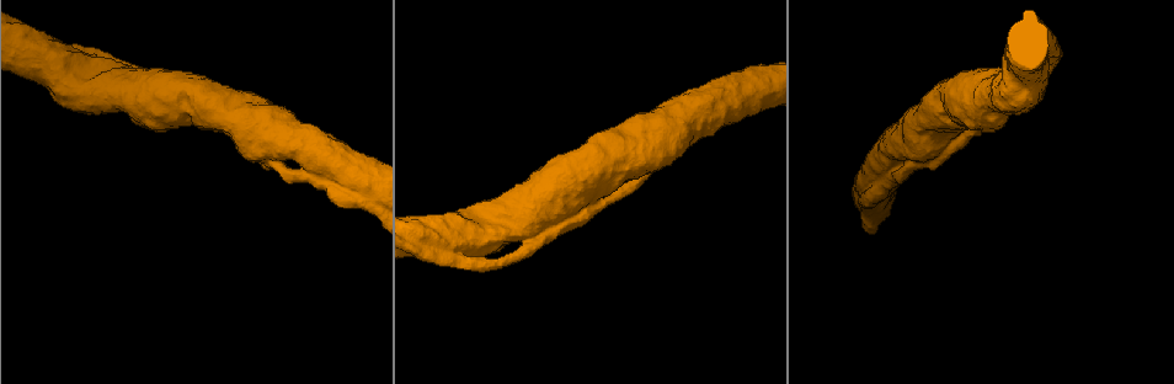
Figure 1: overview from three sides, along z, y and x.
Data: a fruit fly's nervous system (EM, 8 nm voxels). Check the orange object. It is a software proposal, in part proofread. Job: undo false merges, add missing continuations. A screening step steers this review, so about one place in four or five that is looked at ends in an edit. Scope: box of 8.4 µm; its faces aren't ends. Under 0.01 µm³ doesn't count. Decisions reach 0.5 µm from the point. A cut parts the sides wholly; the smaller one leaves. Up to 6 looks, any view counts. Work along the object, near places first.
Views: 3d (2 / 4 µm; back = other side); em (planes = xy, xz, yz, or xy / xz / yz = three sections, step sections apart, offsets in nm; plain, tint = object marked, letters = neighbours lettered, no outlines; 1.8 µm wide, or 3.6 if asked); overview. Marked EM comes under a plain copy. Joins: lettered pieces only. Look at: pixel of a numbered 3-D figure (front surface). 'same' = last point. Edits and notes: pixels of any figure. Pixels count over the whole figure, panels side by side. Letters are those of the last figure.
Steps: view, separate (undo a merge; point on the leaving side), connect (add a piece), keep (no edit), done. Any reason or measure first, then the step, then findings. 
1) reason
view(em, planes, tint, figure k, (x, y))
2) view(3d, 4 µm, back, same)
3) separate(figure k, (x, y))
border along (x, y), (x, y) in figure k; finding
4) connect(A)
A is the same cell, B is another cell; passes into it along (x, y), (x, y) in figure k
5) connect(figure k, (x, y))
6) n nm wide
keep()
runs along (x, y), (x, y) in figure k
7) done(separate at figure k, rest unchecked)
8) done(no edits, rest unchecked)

thick turns thin
view(3d, 4 µm, figure 1, (460, 251))

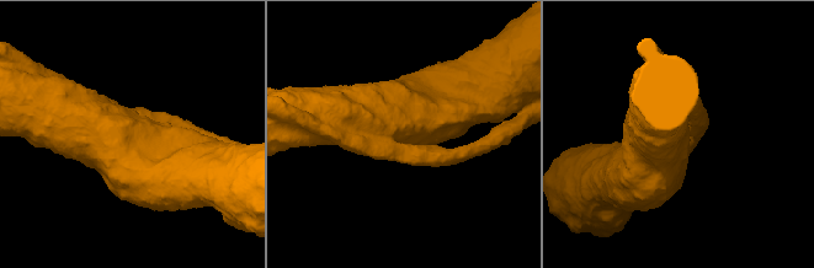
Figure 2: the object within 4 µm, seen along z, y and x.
now the EM
view(em, 3.6 µm, yz, step 4, tint, figure 2, (403, 141))

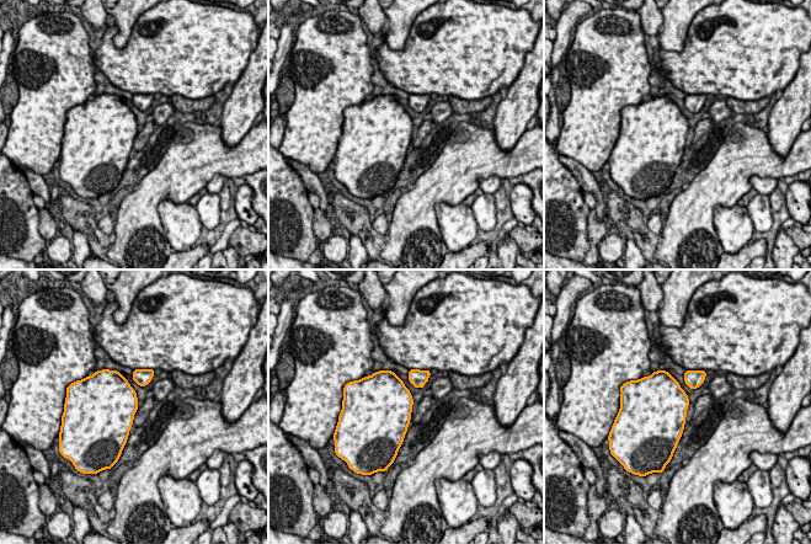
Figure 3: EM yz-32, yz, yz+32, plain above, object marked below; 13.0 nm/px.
view(em, 3.6 µm, yz, step 4, letters, same)

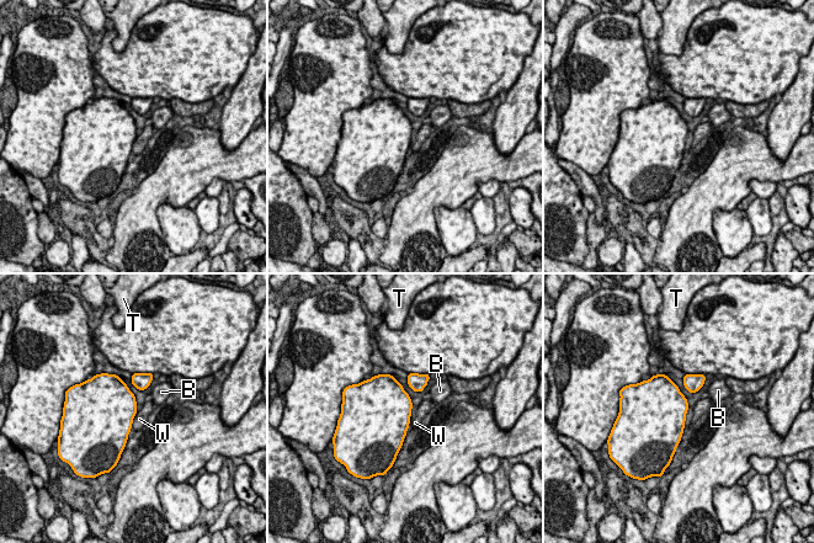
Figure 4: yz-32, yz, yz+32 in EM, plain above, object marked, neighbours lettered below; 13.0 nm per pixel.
keep()
B, T and W are other cells; border along (137, 413), (131, 429) in figure 4; continuous, no second cell

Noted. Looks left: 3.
calibre changes
view(em, 3.6 µm, planes, letters, figure 1, (307, 170))

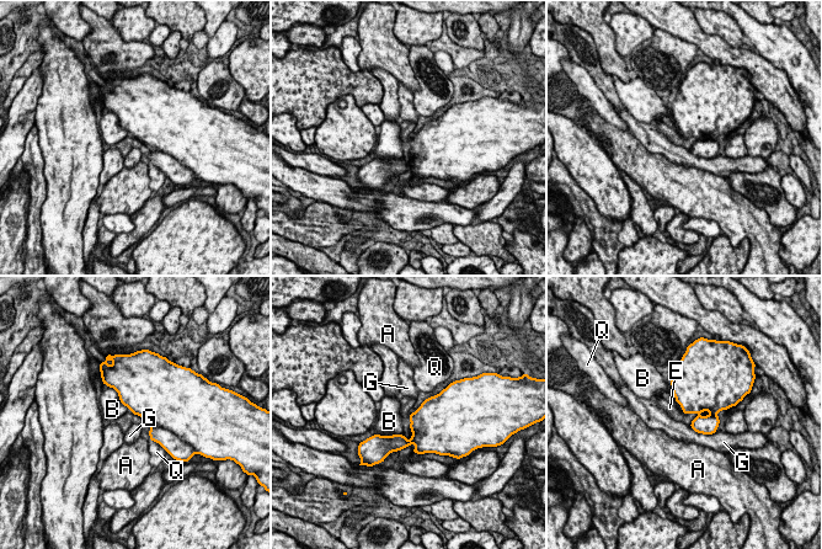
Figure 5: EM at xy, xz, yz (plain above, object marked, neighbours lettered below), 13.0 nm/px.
260 nm wide
keep()
A, B, E, G and Q are other cells; border along (129, 410), (134, 414) in figure 5; all the same cell

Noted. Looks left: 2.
done(no edits, rest unchecked)

